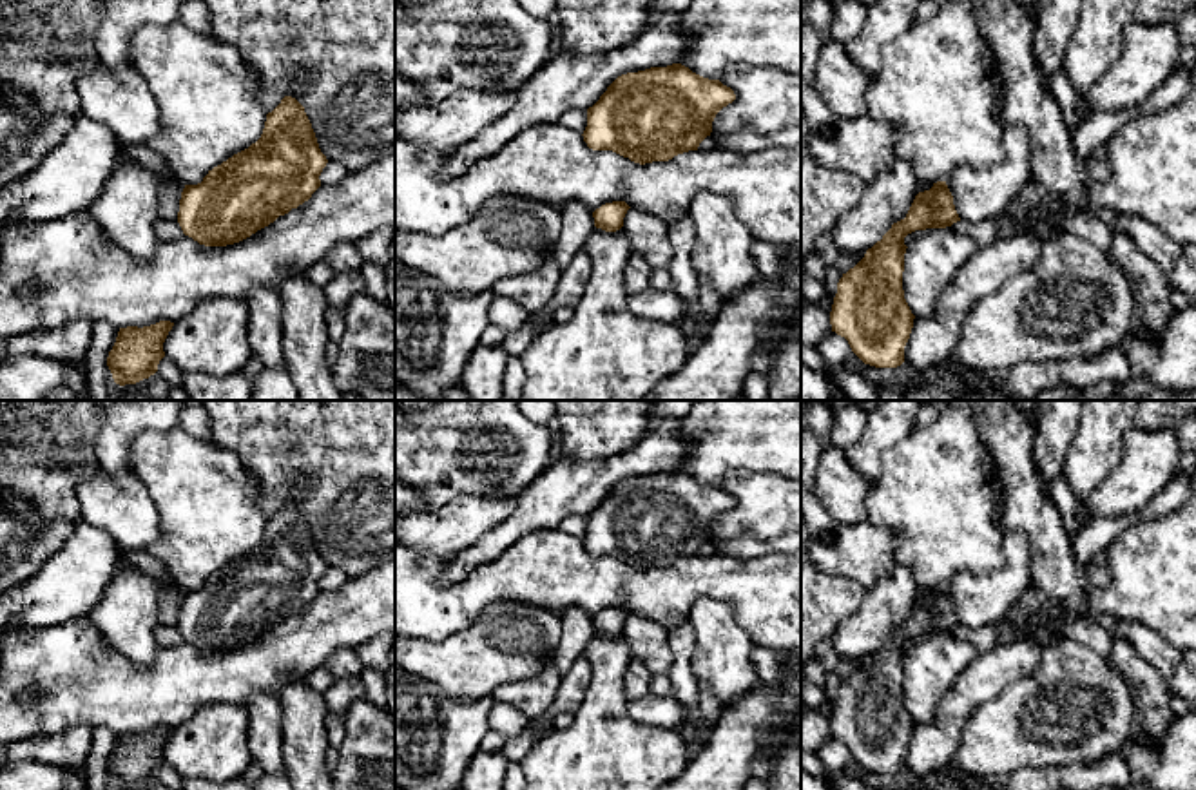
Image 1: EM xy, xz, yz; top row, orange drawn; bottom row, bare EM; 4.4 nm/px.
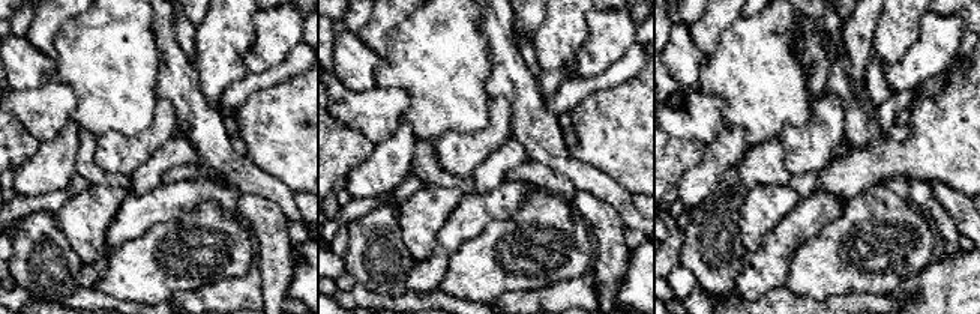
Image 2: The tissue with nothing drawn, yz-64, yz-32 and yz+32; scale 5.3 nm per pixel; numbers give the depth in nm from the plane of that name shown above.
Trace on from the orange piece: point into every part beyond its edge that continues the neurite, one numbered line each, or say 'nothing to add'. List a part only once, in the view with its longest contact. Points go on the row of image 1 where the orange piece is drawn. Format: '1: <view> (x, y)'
nothing to add

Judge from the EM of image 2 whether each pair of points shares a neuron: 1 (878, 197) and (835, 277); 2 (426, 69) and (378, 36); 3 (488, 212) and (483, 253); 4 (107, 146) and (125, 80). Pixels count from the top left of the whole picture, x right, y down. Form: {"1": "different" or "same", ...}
{"1": "same", "2": "different", "3": "different", "4": "different"}

